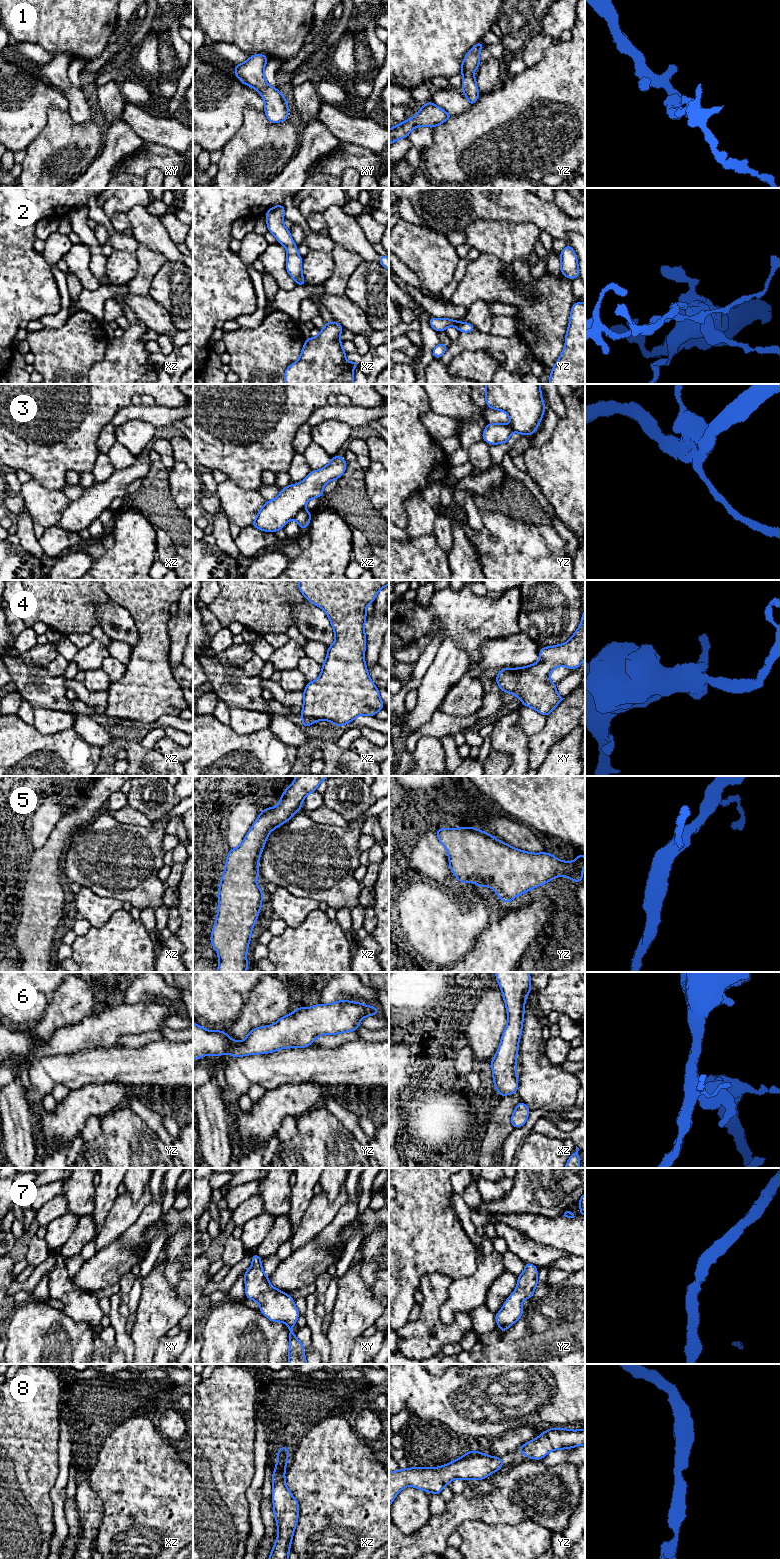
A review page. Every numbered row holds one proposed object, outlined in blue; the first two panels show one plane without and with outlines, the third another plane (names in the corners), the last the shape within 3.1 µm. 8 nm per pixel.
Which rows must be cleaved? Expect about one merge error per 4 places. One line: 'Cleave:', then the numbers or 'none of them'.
Cleave: none of them

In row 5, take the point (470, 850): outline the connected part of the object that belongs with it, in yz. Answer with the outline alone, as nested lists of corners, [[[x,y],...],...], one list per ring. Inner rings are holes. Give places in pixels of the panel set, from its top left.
[[[440,827],[436,834],[447,851],[449,867],[456,879],[461,883],[473,882],[478,887],[491,887],[503,902],[511,903],[515,897],[558,876],[570,878],[575,883],[583,881],[585,857],[581,852],[574,862],[561,861],[548,852],[530,853],[519,850],[474,827]]]

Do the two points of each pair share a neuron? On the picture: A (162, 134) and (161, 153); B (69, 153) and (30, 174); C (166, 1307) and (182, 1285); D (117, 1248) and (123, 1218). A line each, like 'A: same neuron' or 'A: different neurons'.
A: different neurons
B: same neuron
C: different neurons
D: different neurons

